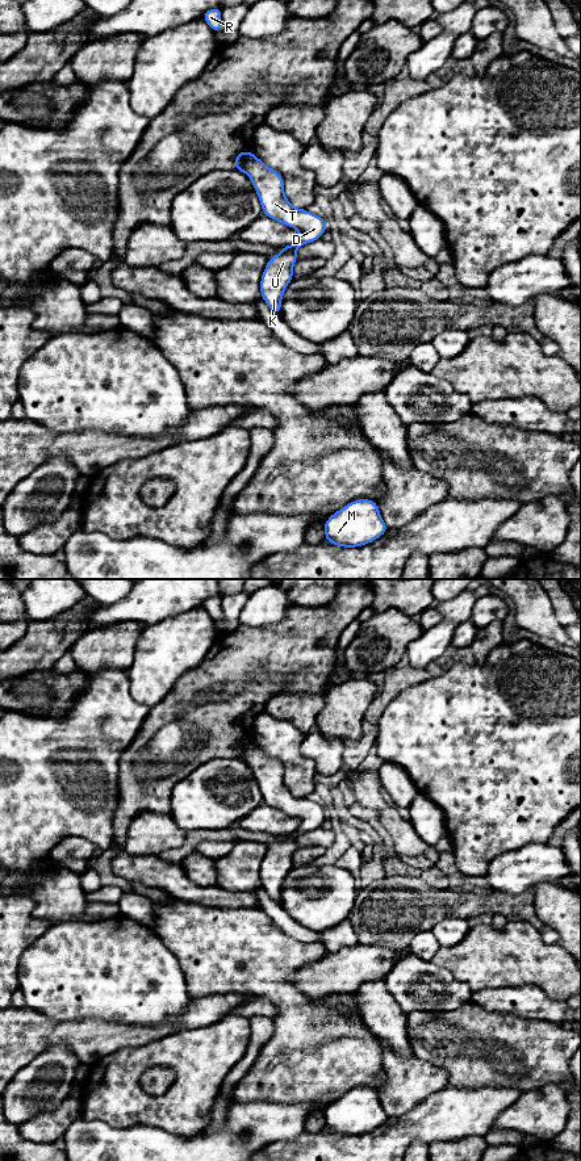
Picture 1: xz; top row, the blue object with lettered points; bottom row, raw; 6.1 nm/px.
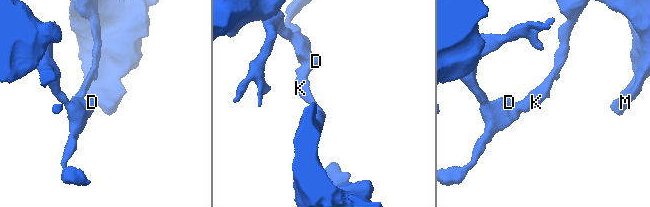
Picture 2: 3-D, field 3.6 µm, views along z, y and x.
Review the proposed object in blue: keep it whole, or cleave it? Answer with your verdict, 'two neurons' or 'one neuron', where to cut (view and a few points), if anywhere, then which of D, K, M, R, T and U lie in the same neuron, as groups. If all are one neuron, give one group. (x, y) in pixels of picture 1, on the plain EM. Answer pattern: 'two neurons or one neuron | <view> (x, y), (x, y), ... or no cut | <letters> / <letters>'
one neuron | no cut | D K M R T U

